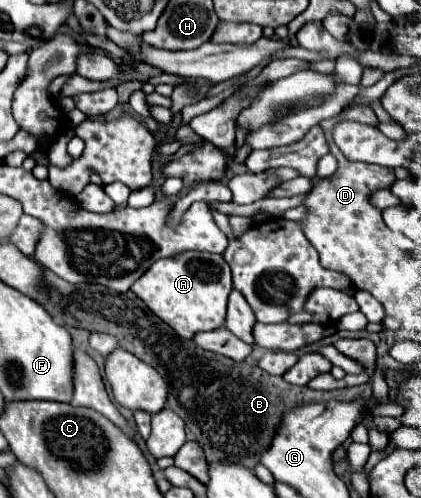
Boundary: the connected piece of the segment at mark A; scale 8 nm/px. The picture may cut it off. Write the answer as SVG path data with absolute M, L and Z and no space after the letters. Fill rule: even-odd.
M182 251L168 259L158 259L134 285L132 291L180 337L192 339L198 331L212 331L224 325L226 303L232 291L230 267L222 255Z

